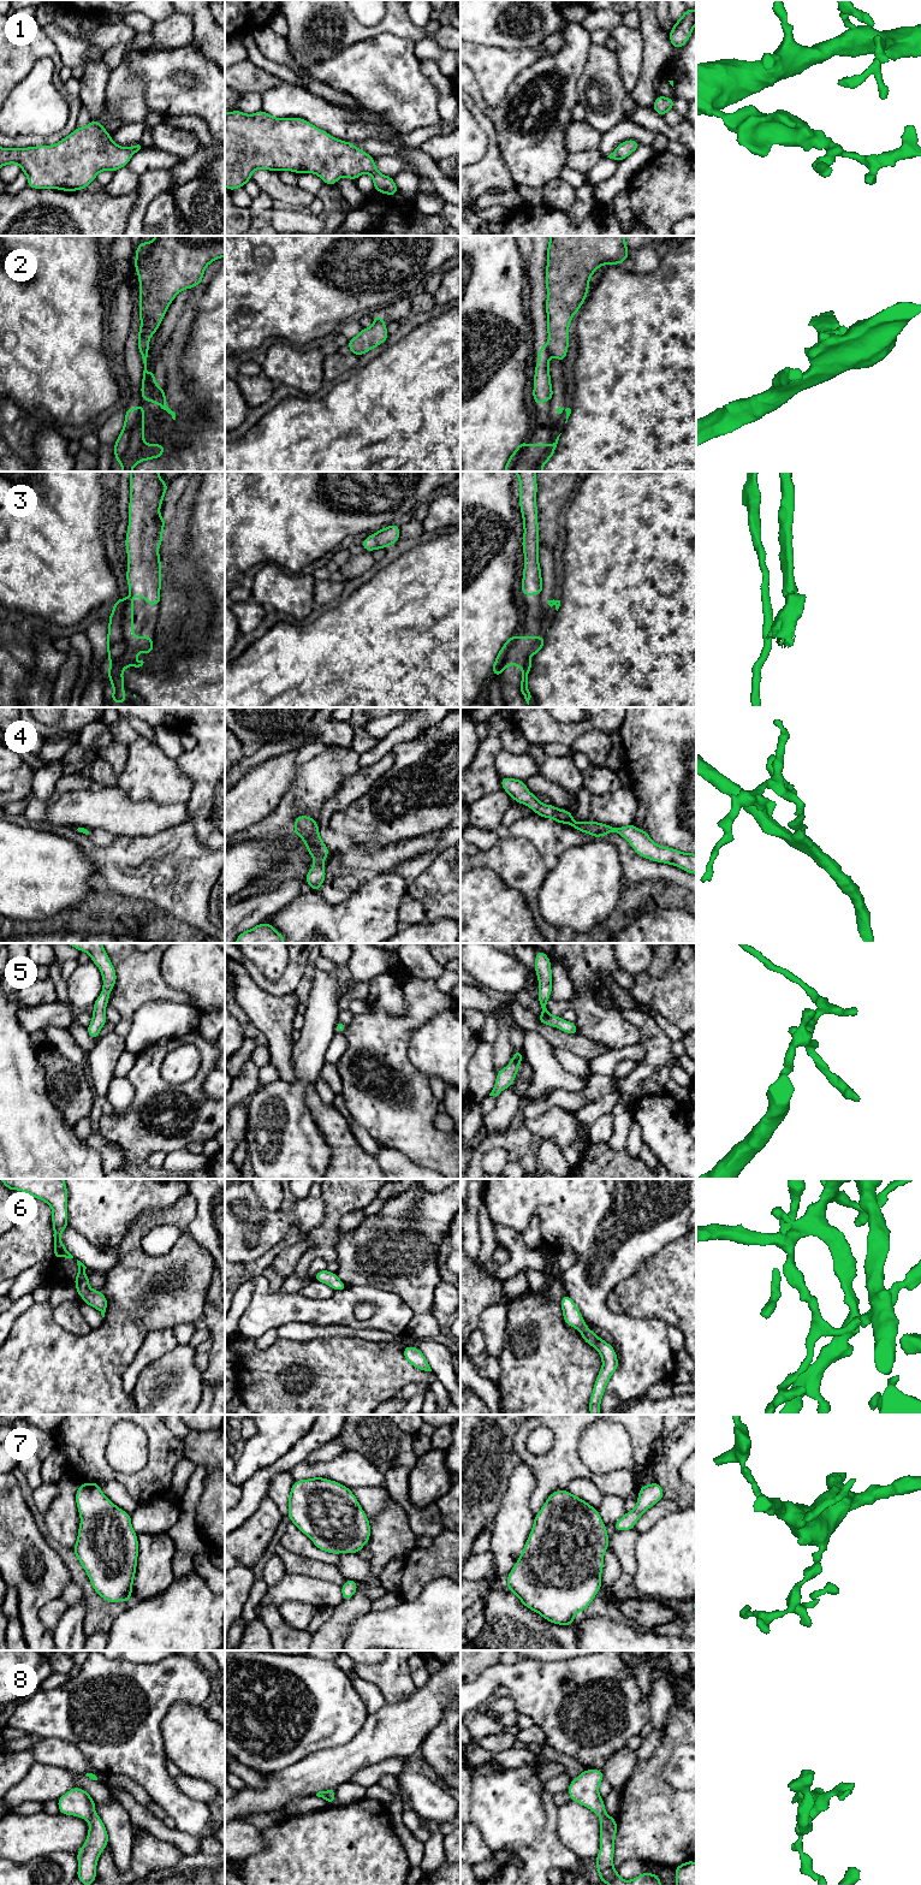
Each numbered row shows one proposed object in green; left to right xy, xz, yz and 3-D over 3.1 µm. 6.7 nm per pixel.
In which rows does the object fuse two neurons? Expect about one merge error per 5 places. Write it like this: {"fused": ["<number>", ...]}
{"fused": ["2"]}

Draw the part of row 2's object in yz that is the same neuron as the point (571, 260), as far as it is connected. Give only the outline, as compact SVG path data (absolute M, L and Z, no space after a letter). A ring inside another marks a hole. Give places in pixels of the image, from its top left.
M549 236L546 266L546 313L549 354L561 363L569 349L569 326L587 300L590 277L602 265L620 265L629 255L625 236Z

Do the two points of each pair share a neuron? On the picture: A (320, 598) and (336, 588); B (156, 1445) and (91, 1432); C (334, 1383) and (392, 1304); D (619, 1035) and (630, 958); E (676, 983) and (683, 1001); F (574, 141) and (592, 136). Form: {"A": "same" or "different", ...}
{"A": "same", "B": "same", "C": "different", "D": "different", "E": "same", "F": "same"}

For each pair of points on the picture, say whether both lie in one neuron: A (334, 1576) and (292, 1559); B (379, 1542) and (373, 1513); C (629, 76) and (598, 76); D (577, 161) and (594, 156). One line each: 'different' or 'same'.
A: same
B: different
C: different
D: same

